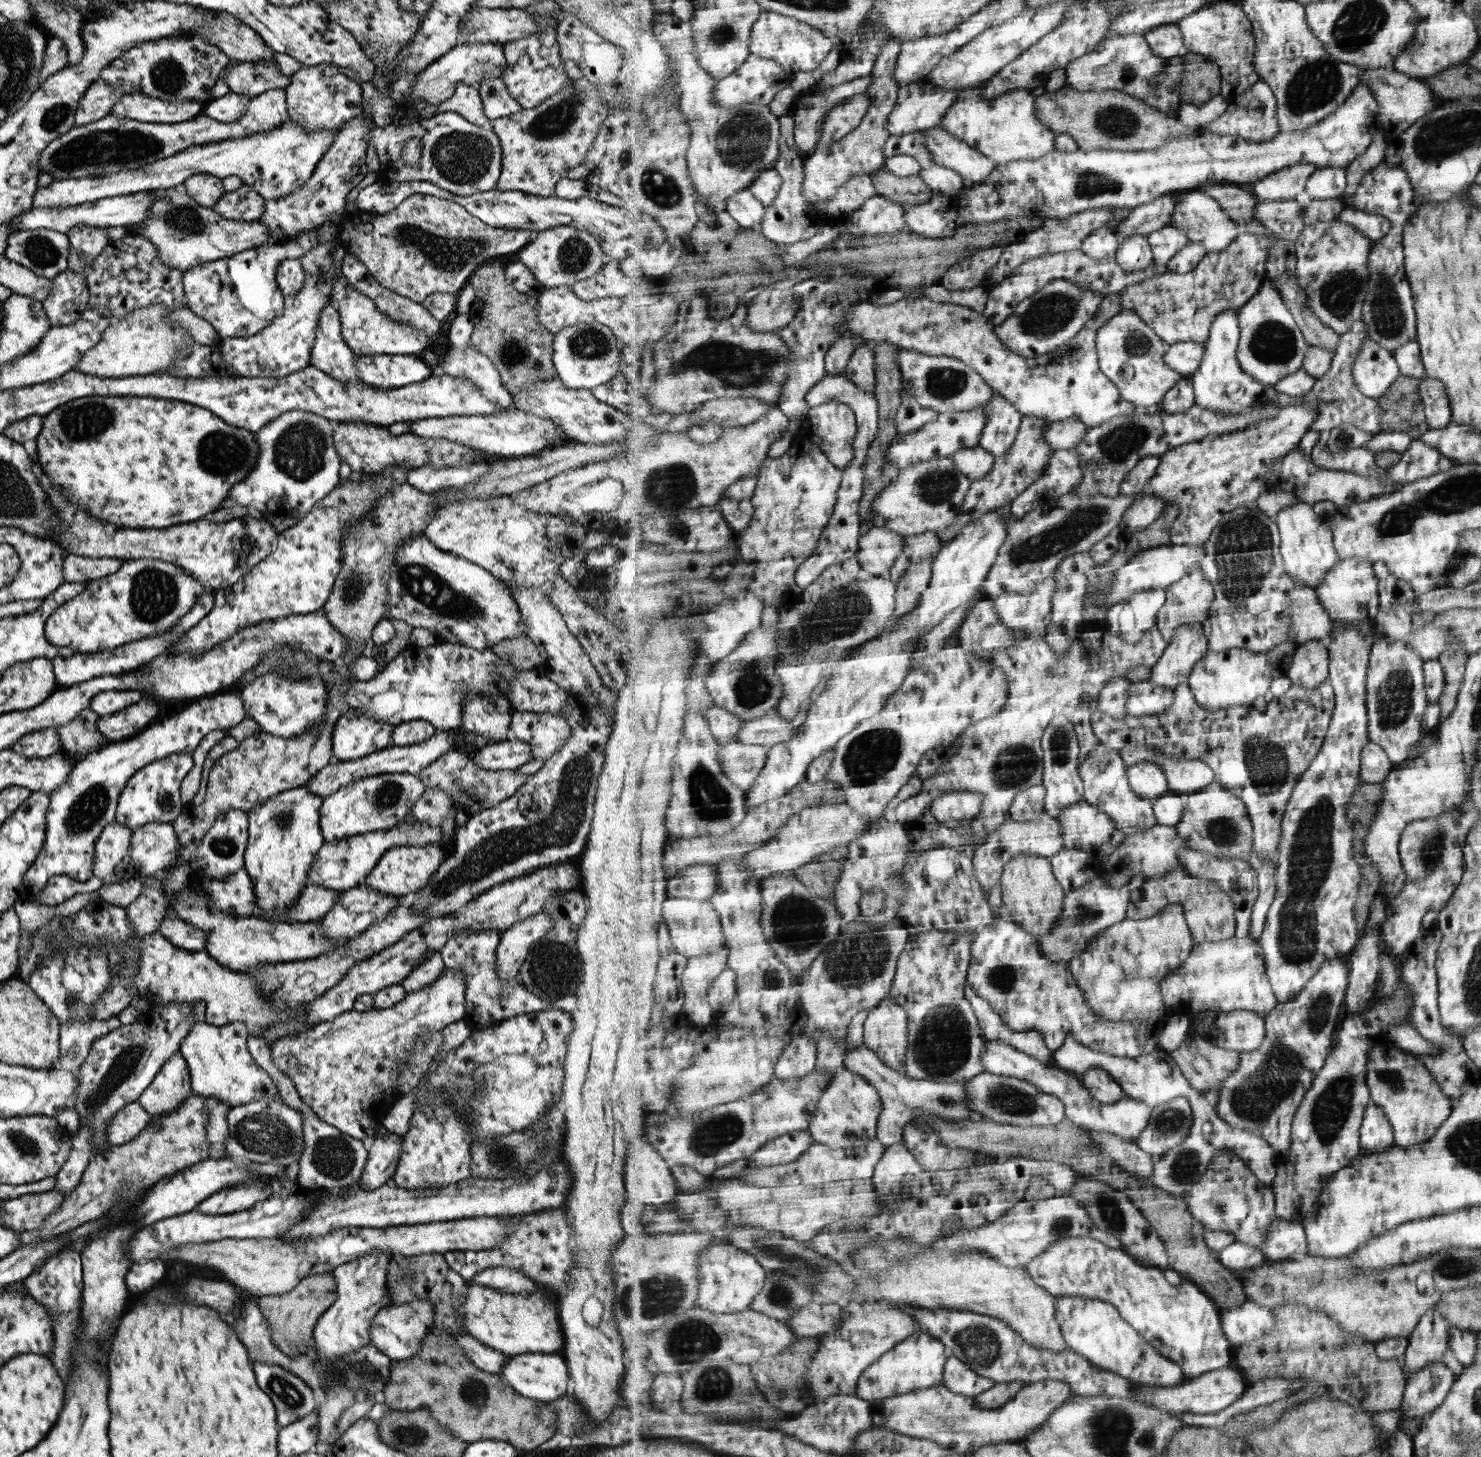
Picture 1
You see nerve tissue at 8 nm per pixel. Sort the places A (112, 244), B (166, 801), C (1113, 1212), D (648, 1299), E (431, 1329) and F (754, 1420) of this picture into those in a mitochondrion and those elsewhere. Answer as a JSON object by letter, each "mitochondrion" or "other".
{"A":"other","B":"other","C":"mitochondrion","D":"mitochondrion","E":"other","F":"other"}

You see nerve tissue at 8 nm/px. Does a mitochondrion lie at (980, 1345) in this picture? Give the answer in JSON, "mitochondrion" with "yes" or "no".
{"mitochondrion":"yes"}

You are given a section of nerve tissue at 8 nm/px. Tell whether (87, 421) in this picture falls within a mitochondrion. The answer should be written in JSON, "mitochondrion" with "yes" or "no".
{"mitochondrion":"yes"}

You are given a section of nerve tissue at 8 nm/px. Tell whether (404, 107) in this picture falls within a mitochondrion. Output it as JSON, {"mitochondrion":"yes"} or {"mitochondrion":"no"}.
{"mitochondrion":"no"}

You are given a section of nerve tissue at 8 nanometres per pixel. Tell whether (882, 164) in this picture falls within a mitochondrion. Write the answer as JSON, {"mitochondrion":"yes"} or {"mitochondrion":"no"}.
{"mitochondrion":"no"}

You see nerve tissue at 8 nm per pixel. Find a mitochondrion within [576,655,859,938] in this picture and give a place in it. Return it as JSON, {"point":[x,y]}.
{"point":[710,802]}

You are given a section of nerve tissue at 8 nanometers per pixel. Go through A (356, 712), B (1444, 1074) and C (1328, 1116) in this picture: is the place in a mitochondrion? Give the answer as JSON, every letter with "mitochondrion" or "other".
{"A":"other","B":"other","C":"mitochondrion"}

